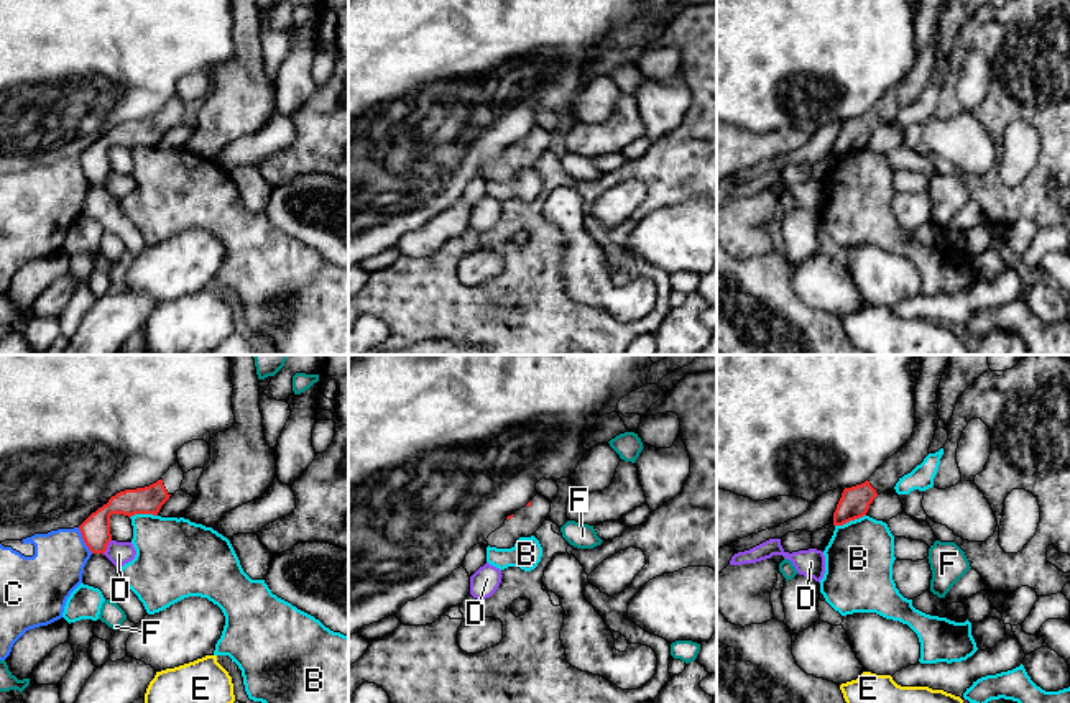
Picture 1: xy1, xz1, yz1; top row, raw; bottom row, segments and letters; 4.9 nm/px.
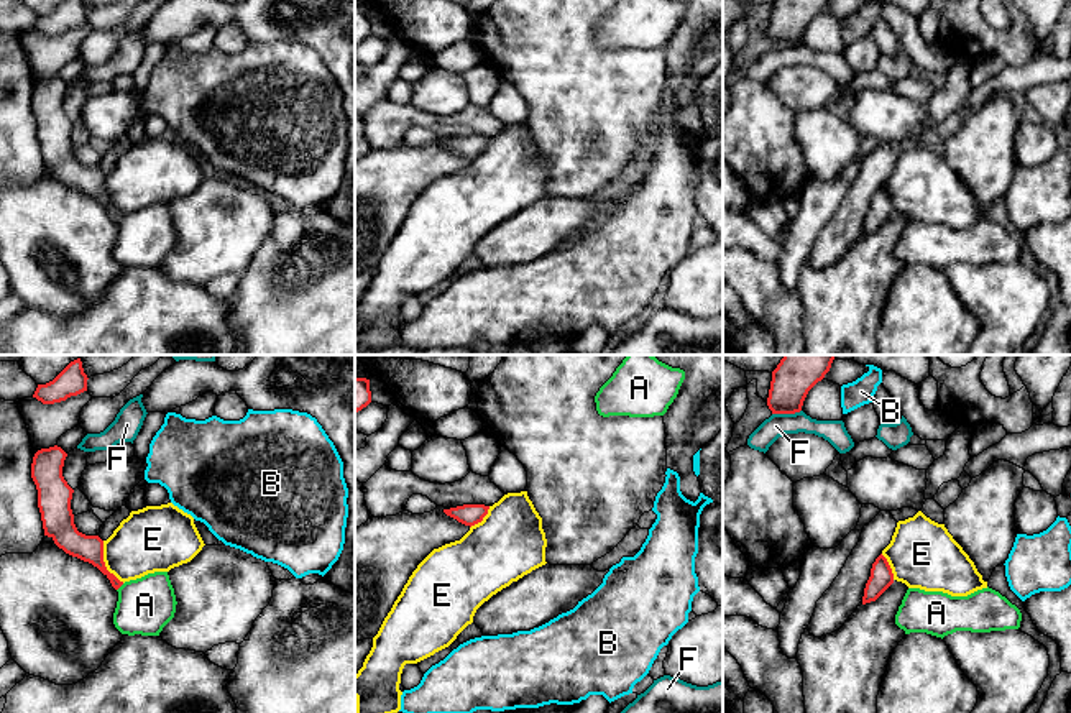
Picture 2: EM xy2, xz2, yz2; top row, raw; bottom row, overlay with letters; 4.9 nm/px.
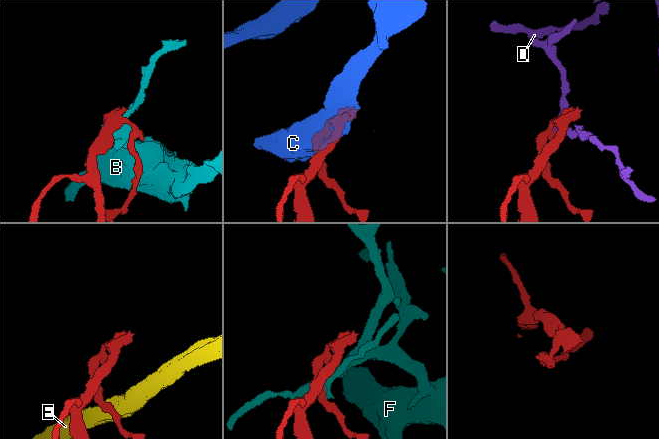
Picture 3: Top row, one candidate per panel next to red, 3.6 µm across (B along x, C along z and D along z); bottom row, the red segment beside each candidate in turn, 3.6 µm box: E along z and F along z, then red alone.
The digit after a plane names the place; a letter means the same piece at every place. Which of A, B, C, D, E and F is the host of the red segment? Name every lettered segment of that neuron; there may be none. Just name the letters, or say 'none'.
none

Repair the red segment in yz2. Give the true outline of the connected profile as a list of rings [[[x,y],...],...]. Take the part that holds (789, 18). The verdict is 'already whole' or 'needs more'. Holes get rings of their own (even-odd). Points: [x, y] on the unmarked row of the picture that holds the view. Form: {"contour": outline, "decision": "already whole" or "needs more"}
{"contour": [[[775,0],[767,30],[772,46],[800,44],[808,23],[828,3],[830,0]]], "decision": "already whole"}

